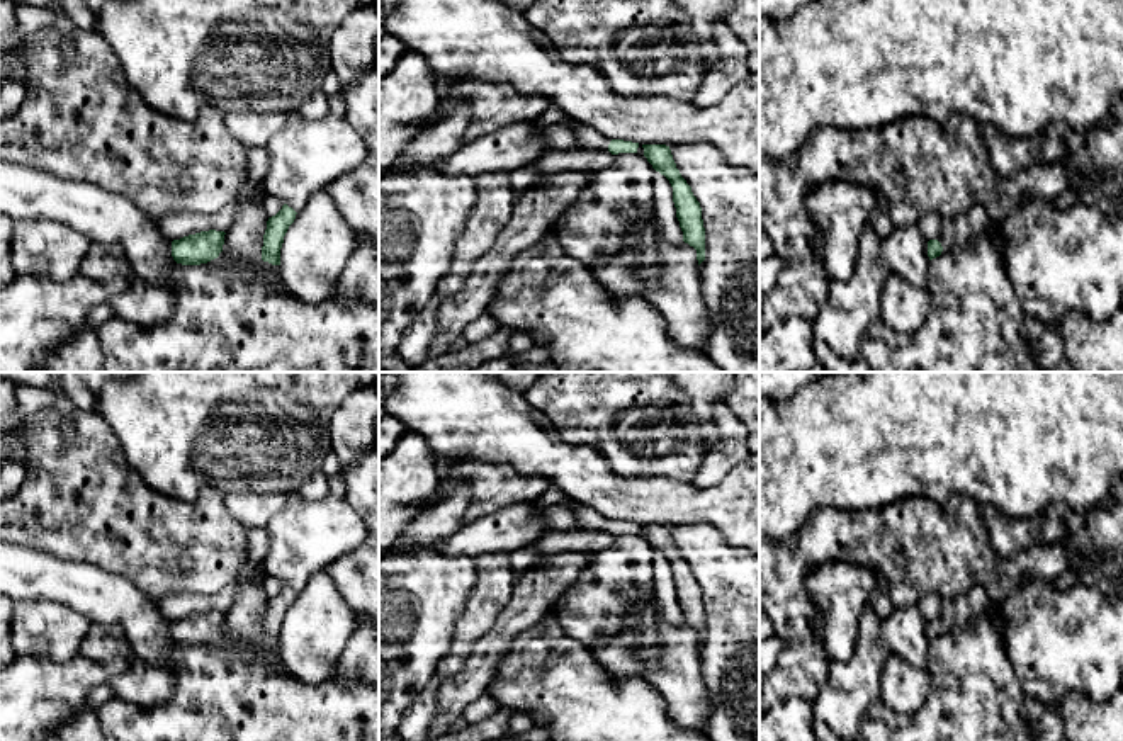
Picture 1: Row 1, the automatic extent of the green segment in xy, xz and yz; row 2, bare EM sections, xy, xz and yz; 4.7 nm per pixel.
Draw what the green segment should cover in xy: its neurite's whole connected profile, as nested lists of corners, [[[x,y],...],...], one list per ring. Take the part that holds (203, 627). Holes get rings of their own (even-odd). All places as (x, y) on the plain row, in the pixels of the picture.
[[[200,612],[172,622],[172,637],[182,646],[200,646],[219,637],[224,625],[224,612]]]

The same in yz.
[[[973,586],[957,598],[941,600],[940,617],[928,622],[929,641],[940,637],[943,631],[968,624],[990,605],[994,602],[980,586]]]

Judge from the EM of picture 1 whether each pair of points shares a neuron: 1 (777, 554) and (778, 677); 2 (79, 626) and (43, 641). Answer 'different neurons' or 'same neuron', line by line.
1: same neuron
2: same neuron

